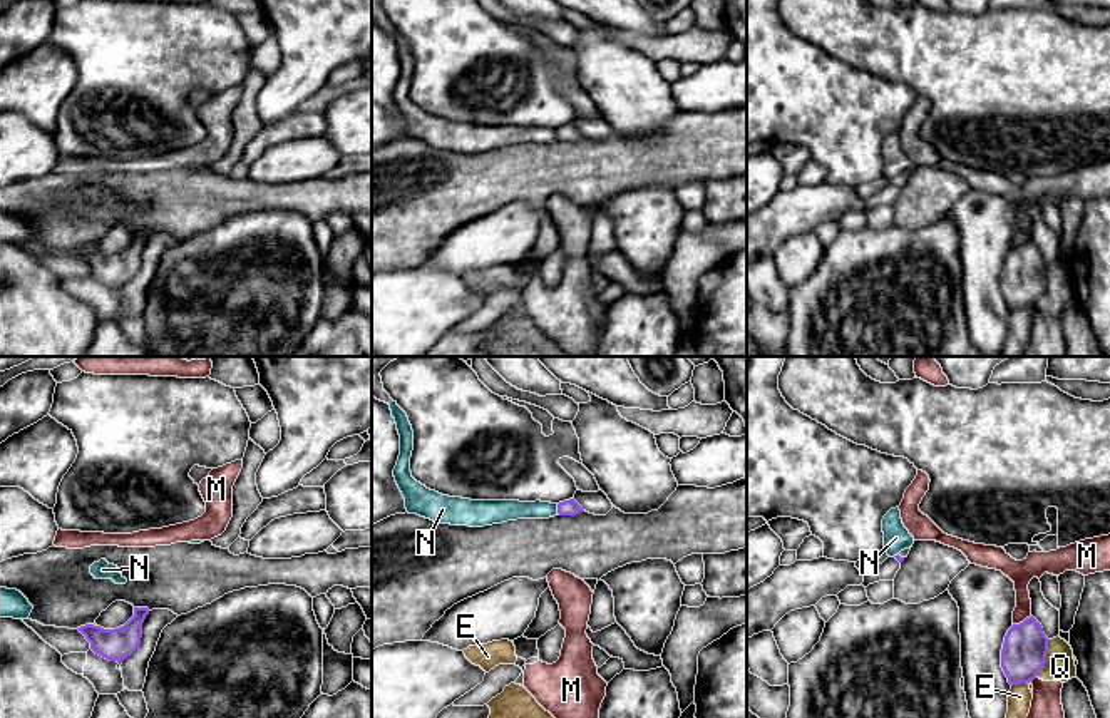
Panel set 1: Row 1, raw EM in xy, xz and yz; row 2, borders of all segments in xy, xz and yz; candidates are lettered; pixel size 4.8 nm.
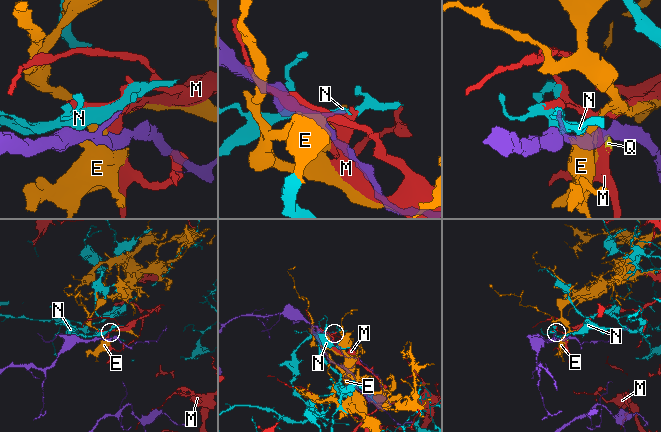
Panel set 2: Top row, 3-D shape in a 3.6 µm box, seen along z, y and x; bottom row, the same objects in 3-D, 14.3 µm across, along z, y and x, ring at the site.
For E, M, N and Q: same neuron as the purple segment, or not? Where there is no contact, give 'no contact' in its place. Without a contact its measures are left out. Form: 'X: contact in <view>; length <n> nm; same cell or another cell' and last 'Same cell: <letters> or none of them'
E: contact in yz; length 80 nm; another cell
M: contact in yz; length 100 nm; another cell
N: contact in xz; length 60 nm; another cell
Q: contact in yz; length 200 nm; another cell
Same cell: none of them

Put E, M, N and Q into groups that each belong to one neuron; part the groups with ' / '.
E / M Q / N

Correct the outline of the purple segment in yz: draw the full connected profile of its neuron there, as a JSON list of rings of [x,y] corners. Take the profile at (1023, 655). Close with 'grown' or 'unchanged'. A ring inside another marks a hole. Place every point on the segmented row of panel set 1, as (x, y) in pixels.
[[[1033,616],[1008,629],[1001,649],[1001,668],[1011,686],[1033,681],[1045,668],[1048,641]]]; unchanged

